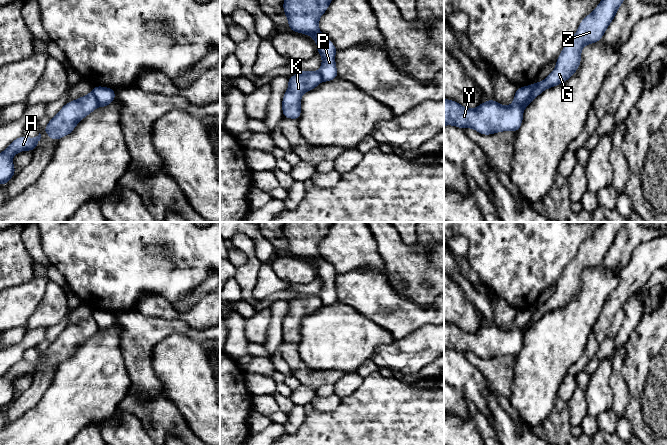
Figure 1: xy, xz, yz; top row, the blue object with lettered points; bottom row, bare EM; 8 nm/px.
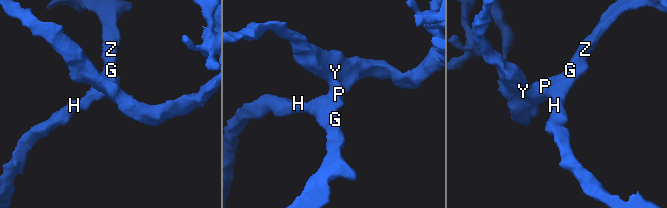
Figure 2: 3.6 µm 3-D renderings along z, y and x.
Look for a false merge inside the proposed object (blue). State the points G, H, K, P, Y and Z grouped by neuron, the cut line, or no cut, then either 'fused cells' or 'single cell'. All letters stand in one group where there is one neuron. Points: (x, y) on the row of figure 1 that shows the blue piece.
groups G H K Z / P Y; cut yz (534, 84), (531, 95), (523, 108); fused cells

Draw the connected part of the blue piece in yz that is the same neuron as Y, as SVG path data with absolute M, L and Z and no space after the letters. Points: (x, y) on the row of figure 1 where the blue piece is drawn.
M534 84L518 87L510 106L488 99L477 108L471 109L444 98L444 126L472 128L482 135L503 131L516 133L523 122L523 106L529 100L533 88Z

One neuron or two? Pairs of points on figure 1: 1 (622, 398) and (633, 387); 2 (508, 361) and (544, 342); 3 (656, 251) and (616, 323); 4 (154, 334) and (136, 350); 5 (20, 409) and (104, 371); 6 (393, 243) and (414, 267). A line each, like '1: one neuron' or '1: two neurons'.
1: two neurons
2: two neurons
3: two neurons
4: one neuron
5: two neurons
6: one neuron

